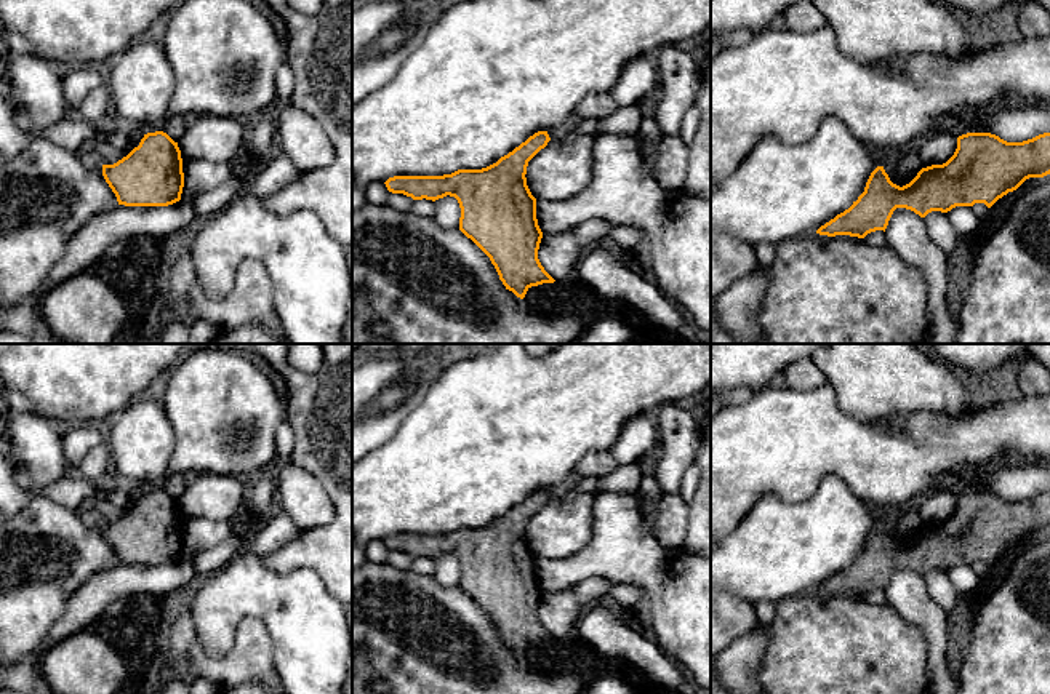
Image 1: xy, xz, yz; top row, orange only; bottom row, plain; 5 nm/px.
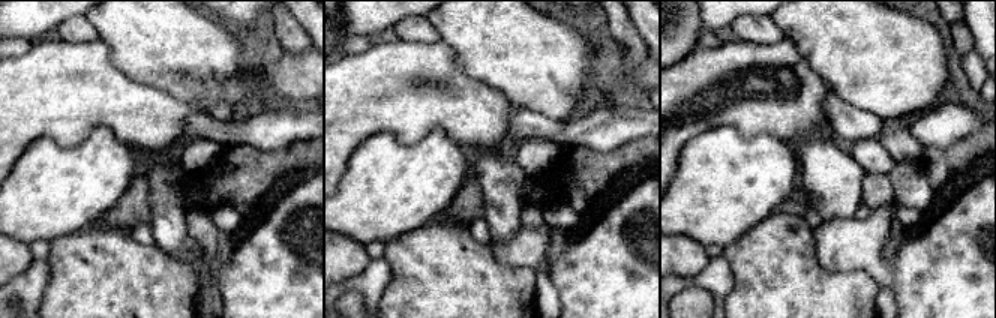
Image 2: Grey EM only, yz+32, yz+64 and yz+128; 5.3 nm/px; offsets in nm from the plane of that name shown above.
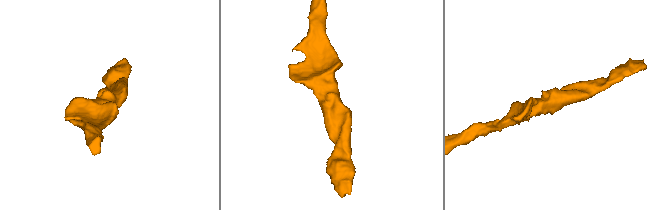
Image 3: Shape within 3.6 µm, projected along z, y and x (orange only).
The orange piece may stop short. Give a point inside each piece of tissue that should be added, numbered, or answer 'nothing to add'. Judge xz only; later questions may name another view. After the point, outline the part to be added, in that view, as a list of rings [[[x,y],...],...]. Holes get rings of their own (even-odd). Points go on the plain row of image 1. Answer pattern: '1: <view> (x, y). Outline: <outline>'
nothing to add

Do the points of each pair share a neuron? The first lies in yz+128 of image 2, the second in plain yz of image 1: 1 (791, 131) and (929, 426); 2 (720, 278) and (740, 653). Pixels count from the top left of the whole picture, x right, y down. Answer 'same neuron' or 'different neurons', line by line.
1: same neuron
2: same neuron

